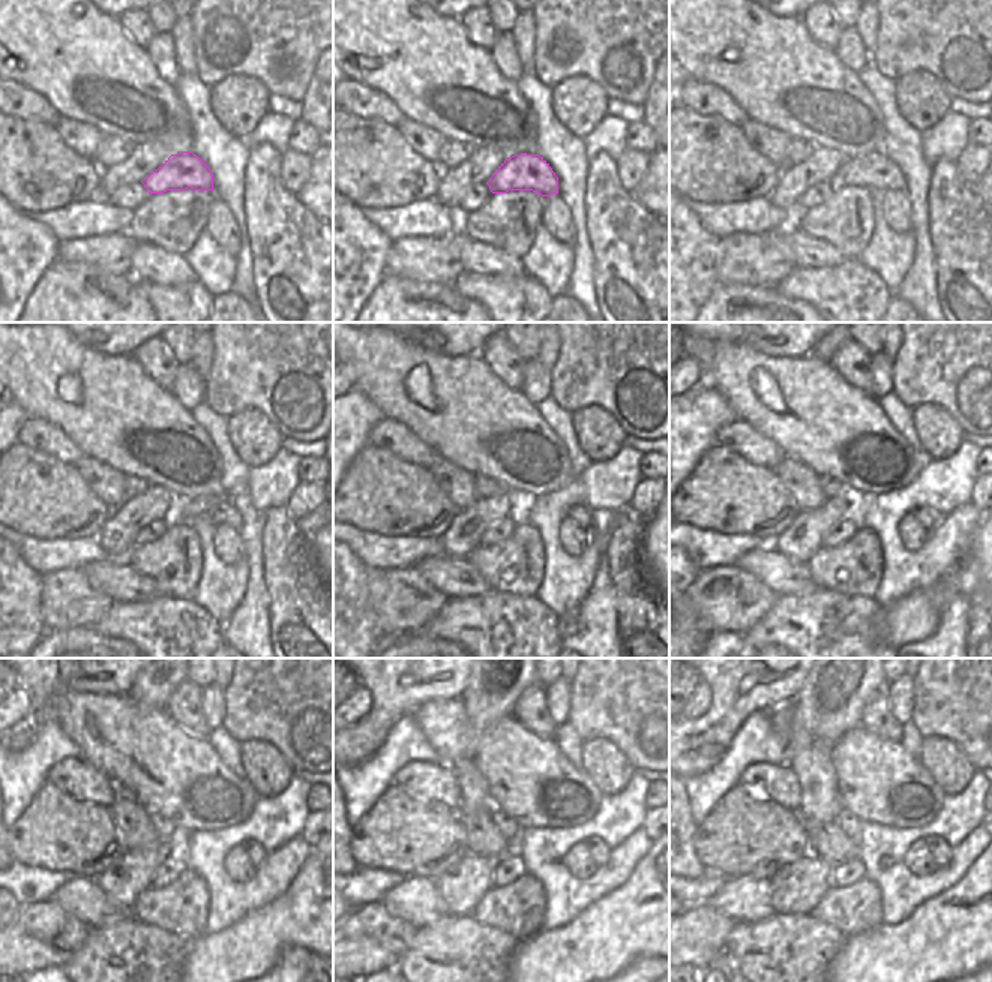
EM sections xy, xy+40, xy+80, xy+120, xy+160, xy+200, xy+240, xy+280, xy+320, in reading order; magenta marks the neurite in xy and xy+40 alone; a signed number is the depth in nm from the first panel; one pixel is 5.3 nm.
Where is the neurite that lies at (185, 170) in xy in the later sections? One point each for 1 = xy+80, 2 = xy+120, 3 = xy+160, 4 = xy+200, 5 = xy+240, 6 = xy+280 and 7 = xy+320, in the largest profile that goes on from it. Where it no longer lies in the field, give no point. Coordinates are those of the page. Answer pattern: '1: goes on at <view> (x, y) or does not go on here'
1: goes on at xy+80 (869, 171)
2: goes on at xy+120 (218, 508)
3: goes on at xy+160 (581, 514)
4: goes on at xy+200 (928, 517)
5: goes on at xy+240 (257, 853)
6: goes on at xy+280 (599, 850)
7: goes on at xy+320 (940, 849)

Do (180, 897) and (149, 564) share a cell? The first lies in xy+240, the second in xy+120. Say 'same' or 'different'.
same

